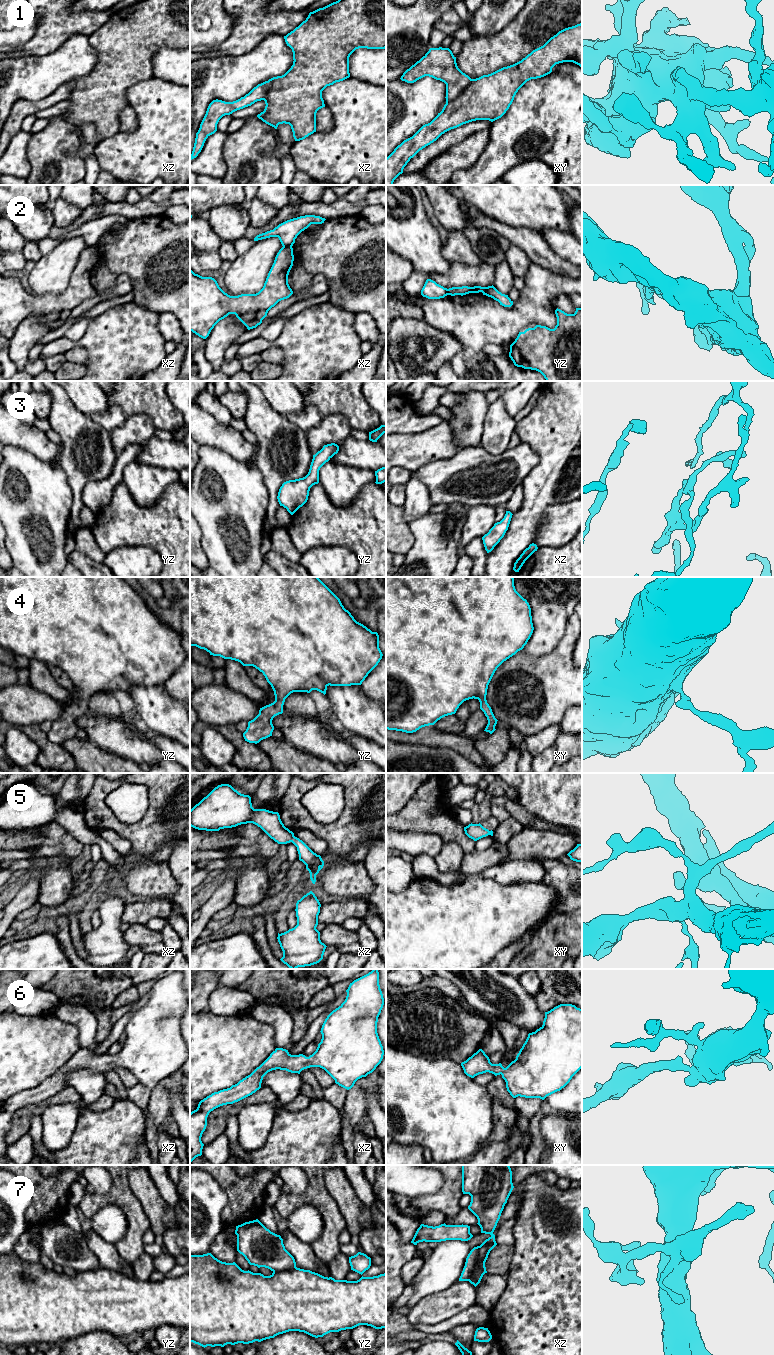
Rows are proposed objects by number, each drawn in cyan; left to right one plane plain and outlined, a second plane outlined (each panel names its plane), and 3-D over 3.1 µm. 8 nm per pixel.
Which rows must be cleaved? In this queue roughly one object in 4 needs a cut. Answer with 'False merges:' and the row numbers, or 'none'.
False merges: 2, 7

